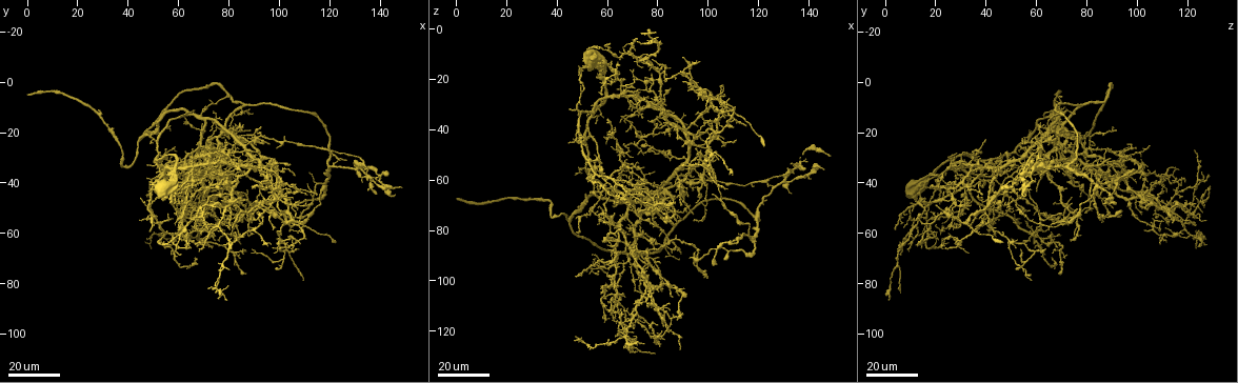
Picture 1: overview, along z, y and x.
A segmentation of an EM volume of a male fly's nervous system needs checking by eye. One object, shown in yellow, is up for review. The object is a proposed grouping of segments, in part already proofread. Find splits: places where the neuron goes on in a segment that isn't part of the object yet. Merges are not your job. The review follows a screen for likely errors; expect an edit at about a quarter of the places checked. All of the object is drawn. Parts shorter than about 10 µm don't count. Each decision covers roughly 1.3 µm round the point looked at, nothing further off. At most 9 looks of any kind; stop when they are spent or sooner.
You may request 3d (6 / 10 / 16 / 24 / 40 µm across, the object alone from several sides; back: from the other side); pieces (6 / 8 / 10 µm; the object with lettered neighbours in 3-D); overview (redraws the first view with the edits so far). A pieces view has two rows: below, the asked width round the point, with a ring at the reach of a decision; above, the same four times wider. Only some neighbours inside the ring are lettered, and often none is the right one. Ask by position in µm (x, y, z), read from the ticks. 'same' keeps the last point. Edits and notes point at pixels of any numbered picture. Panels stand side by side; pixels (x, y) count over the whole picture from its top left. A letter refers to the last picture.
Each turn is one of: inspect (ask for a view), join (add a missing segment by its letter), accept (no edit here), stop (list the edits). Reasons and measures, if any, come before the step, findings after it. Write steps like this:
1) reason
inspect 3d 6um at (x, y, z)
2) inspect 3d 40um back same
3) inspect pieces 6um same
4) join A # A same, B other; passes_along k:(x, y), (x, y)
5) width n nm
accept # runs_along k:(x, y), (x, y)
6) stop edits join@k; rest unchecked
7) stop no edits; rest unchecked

branch stops here
inspect 3d 24um at (102, 56, 65)

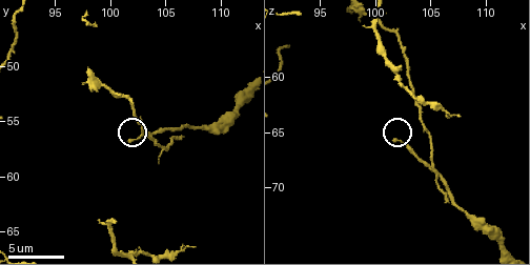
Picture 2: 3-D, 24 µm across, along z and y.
what lies round it
inspect pieces 10um at (101.8, 56.8, 65.6)

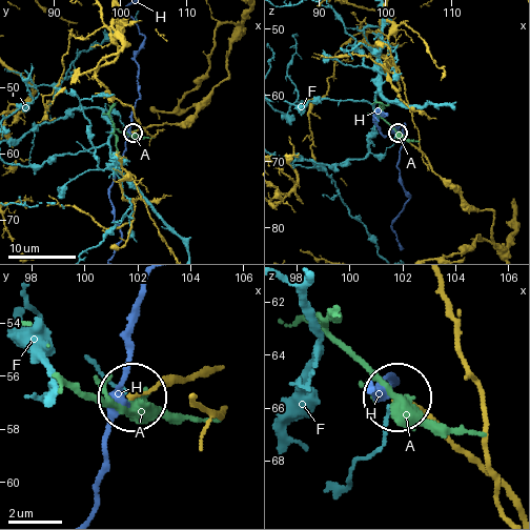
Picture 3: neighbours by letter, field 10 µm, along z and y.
width 170 nm
accept # A other, F other, H other; runs_along 3:(199, 369), (165, 376), (134, 394); no lettered segment goes on from it

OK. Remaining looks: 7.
an open end
inspect 3d 24um at (66, 51, 80)

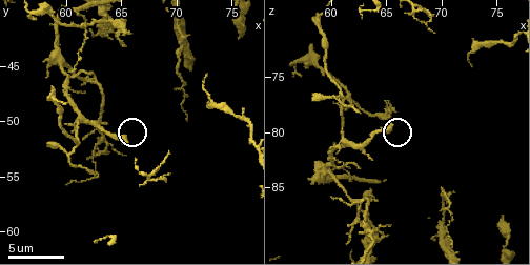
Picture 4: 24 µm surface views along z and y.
inspect pieces 10um at (65.4, 51.6, 79.6)

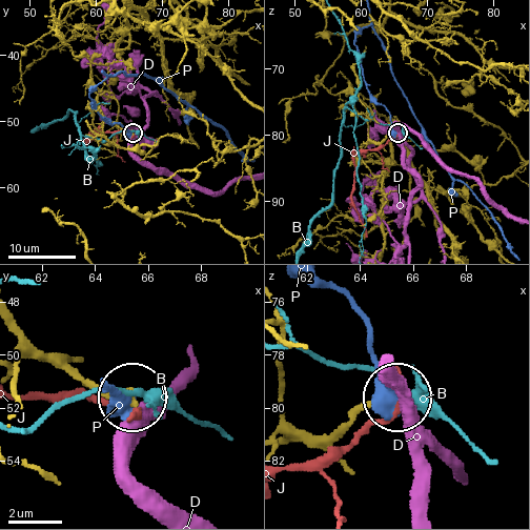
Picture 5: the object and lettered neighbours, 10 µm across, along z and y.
accept # B other, D other, J other, P other; none of them fits

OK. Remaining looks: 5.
an open end
inspect 3d 16um at (87, 50, 77)

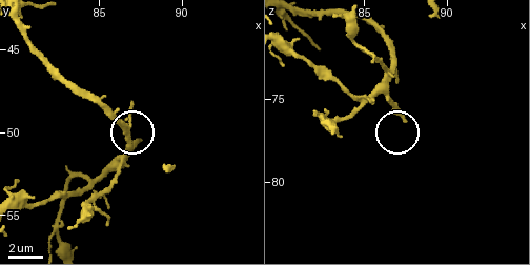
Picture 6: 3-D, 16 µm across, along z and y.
inspect pieces 6um at (87.3, 50.6, 76.1)

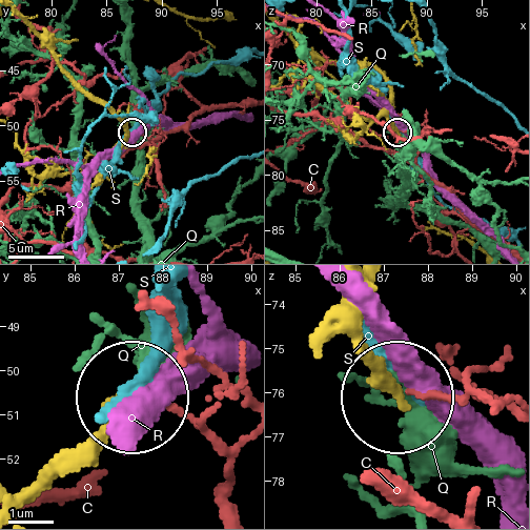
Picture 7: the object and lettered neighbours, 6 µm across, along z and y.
accept # C other, Q other, R other, S other; none of them fits

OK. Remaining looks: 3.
an open end
inspect 3d 16um at (1, 4, 67)

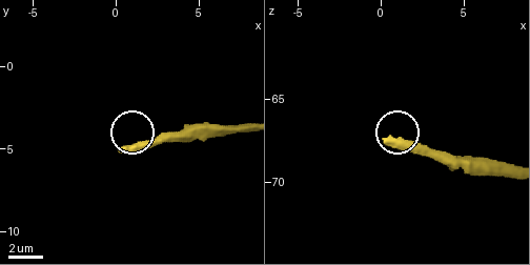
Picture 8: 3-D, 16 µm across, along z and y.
see the neighbours
inspect pieces 10um at (0.4, 5.0, 67.5)

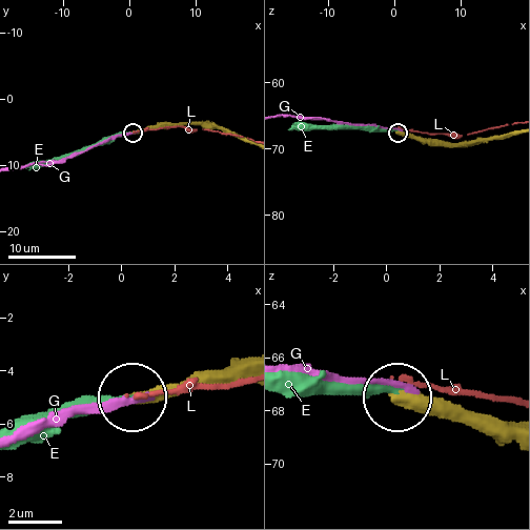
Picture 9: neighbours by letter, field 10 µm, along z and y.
join E # E same, G other, L other; it goes on there

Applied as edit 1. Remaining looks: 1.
stop edits join@9; rest unchecked

